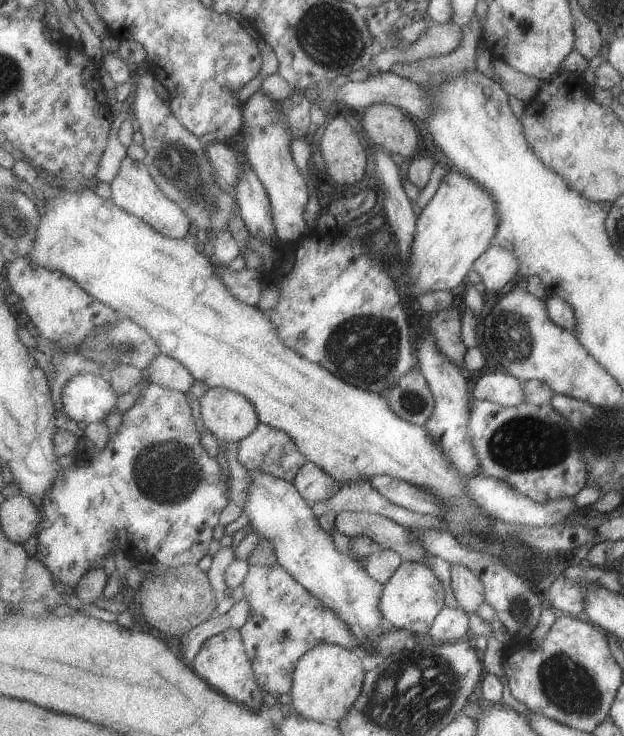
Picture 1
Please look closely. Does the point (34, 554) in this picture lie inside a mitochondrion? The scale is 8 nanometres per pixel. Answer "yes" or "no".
no

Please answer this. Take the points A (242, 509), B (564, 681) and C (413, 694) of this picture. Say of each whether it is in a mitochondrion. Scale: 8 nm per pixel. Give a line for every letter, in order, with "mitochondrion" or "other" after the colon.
A: other
B: mitochondrion
C: mitochondrion

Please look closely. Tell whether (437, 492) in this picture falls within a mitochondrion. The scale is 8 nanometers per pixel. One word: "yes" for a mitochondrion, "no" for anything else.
no

